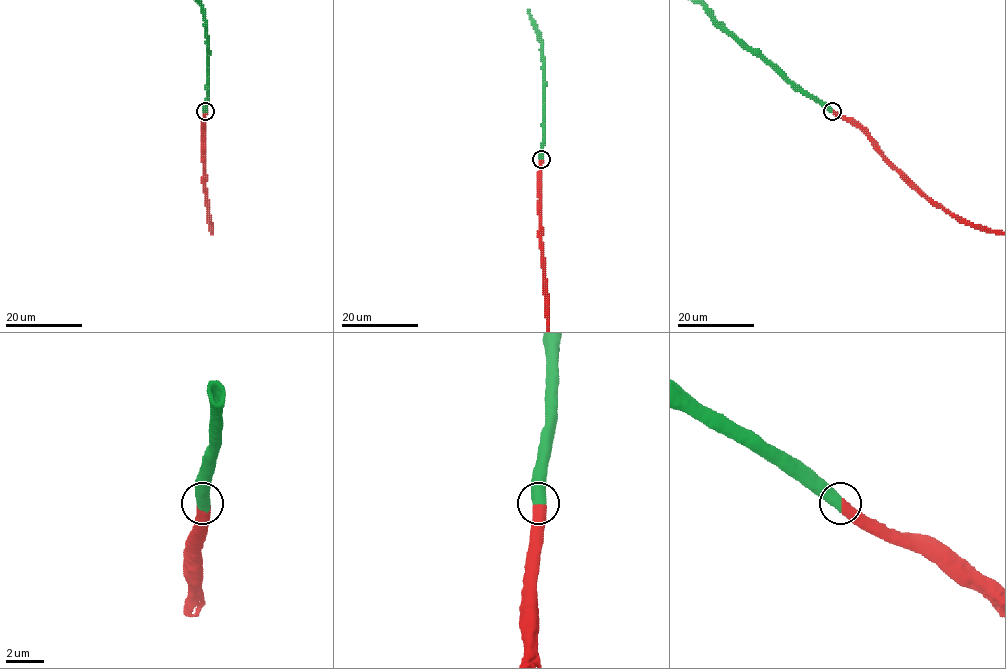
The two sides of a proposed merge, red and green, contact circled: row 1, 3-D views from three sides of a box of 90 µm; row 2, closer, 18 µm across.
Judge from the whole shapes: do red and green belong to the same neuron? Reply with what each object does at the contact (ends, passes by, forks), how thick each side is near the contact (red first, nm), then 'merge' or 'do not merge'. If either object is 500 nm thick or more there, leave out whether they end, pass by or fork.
calibres 550 and 600 nm; merge

